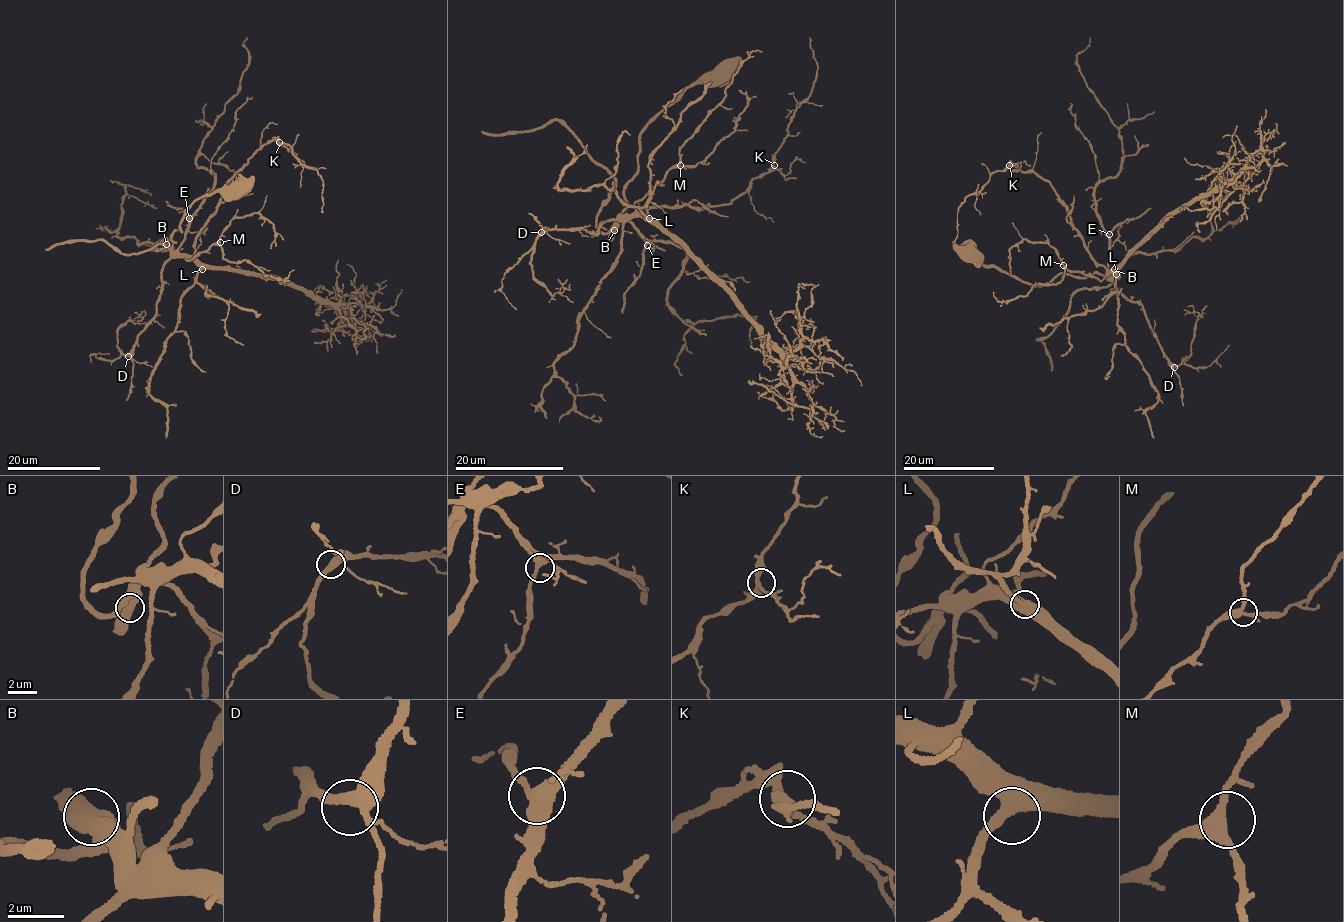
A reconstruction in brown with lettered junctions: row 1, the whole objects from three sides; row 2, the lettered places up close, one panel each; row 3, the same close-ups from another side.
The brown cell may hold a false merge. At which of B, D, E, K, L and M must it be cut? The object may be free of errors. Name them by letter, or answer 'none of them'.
none of them

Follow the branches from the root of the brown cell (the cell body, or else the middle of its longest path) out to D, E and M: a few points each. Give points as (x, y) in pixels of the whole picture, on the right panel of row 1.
D: (1107, 271), (1118, 290), (1142, 307), (1151, 332), (1174, 367)
E: (1107, 271), (1109, 234)
M: (1107, 271), (1099, 280), (1063, 265)

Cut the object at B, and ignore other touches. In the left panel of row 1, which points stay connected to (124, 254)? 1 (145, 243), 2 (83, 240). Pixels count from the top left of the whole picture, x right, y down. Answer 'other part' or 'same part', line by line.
1: other part
2: same part

